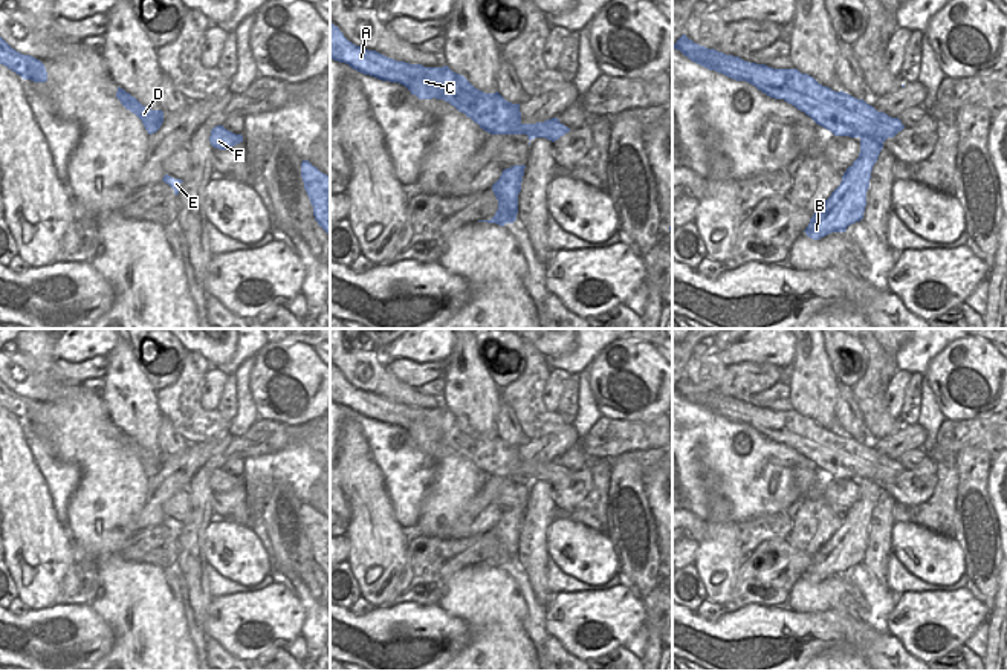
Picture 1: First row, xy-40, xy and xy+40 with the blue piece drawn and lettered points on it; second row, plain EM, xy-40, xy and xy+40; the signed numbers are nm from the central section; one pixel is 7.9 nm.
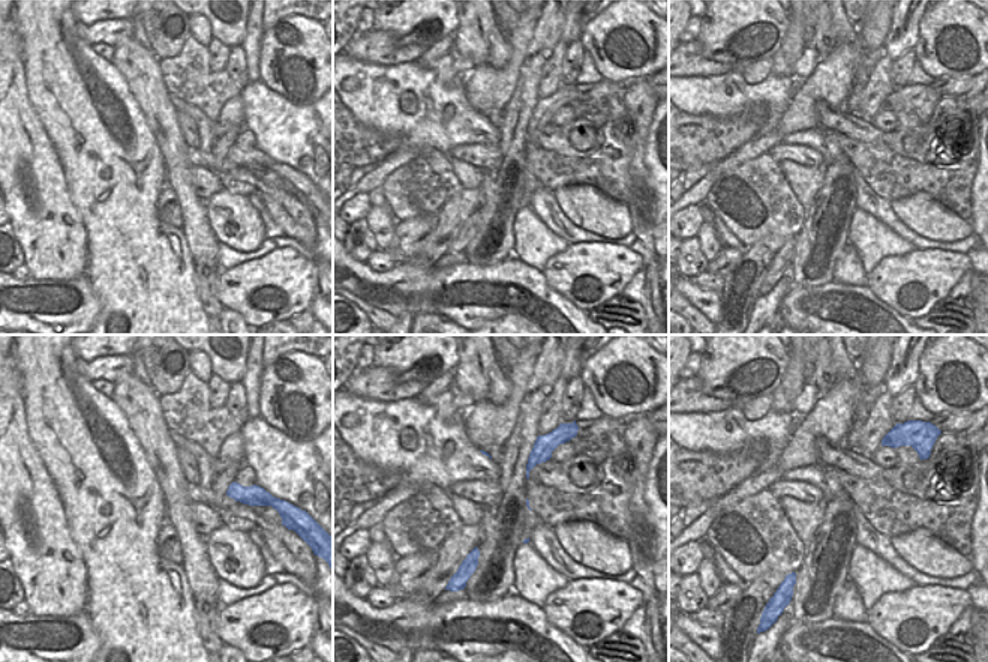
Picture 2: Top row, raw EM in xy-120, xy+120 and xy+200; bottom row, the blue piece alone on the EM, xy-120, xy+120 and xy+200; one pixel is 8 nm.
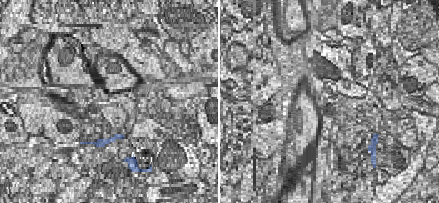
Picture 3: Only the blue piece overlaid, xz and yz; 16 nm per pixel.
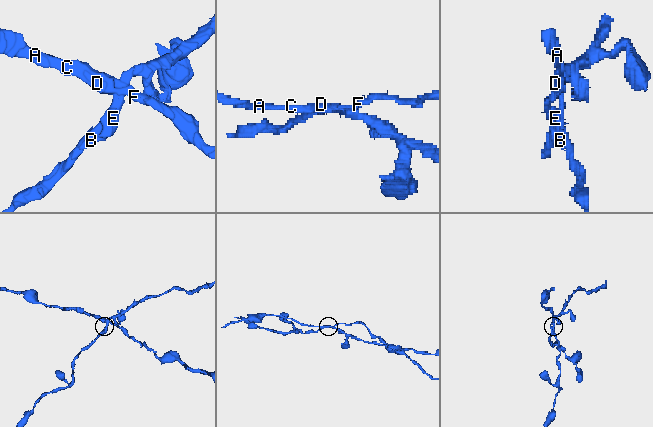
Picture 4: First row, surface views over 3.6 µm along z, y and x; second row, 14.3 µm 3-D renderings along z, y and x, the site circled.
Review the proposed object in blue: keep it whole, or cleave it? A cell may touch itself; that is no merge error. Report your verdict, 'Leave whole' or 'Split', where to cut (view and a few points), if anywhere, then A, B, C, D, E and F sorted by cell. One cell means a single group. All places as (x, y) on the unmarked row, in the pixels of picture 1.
Split. Split along xy+40 (890, 479), (865, 477), (861, 482). Groups: A C D F / B E

